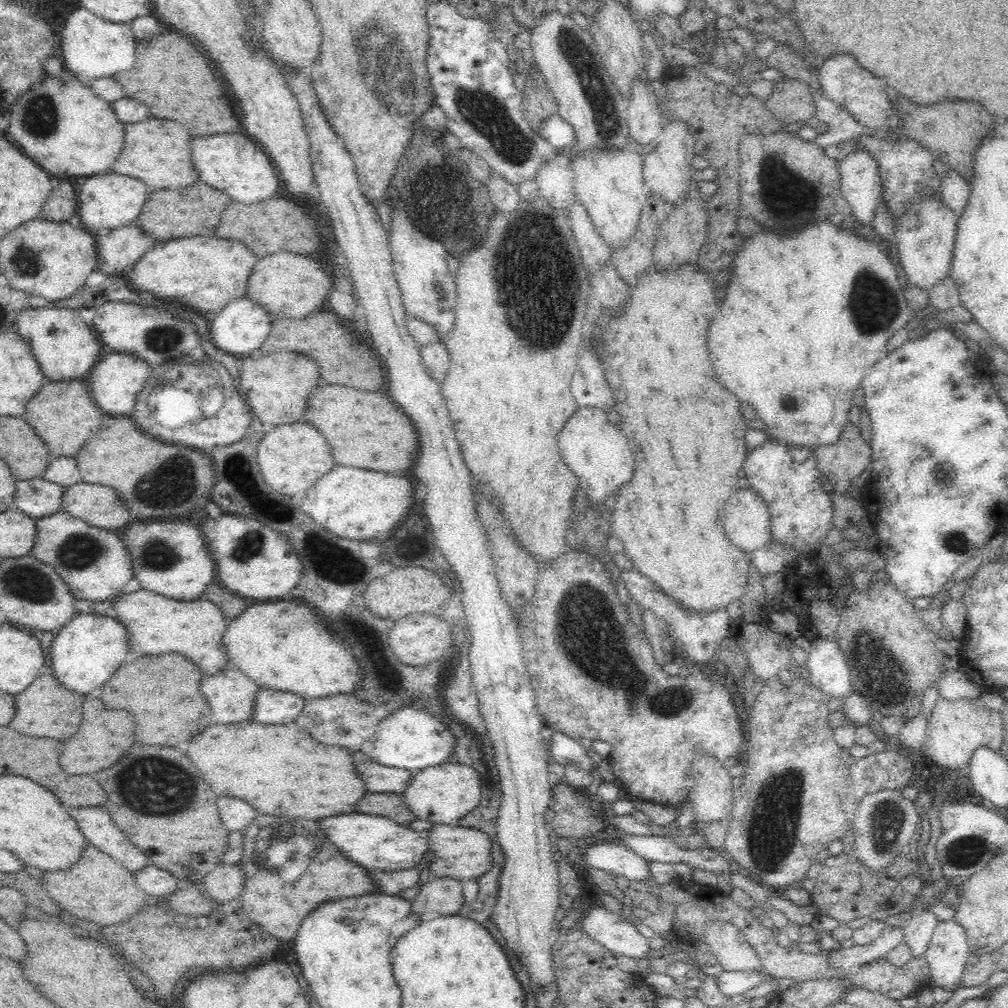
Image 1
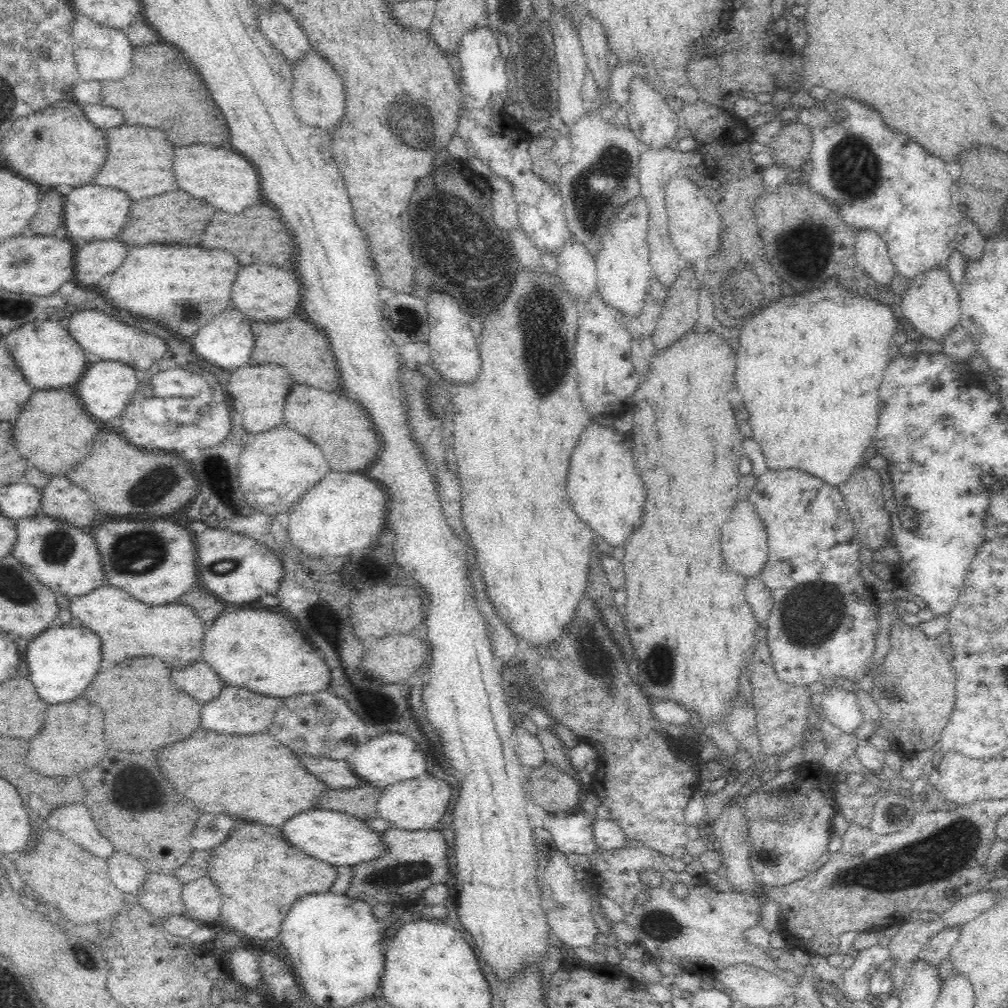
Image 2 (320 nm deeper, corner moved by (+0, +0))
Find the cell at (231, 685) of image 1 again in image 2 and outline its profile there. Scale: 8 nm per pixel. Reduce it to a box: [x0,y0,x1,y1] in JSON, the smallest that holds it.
[172,660,225,702]

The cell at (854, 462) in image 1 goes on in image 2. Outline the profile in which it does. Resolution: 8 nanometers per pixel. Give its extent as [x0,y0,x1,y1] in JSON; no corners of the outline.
[838,464,896,553]

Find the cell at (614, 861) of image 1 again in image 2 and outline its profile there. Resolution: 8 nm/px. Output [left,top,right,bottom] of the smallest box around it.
[542,811,599,855]

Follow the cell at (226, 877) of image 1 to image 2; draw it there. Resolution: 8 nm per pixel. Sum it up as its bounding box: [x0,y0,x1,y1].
[182,876,220,926]

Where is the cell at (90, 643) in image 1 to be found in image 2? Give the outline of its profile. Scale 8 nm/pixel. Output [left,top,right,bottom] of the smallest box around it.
[25,624,102,704]

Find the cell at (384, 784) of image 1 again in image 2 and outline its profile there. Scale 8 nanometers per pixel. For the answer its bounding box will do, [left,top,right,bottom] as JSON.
[298,754,366,788]

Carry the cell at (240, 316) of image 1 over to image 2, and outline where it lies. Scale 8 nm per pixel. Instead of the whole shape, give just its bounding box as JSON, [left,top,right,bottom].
[191,310,254,370]

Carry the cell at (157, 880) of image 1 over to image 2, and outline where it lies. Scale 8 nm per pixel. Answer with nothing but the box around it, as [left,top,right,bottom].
[105,850,148,894]

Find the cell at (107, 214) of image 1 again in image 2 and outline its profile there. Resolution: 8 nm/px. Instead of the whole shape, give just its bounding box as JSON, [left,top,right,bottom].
[62,183,132,248]

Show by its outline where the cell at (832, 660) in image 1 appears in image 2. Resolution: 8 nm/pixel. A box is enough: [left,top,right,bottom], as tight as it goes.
[821,683,864,734]

